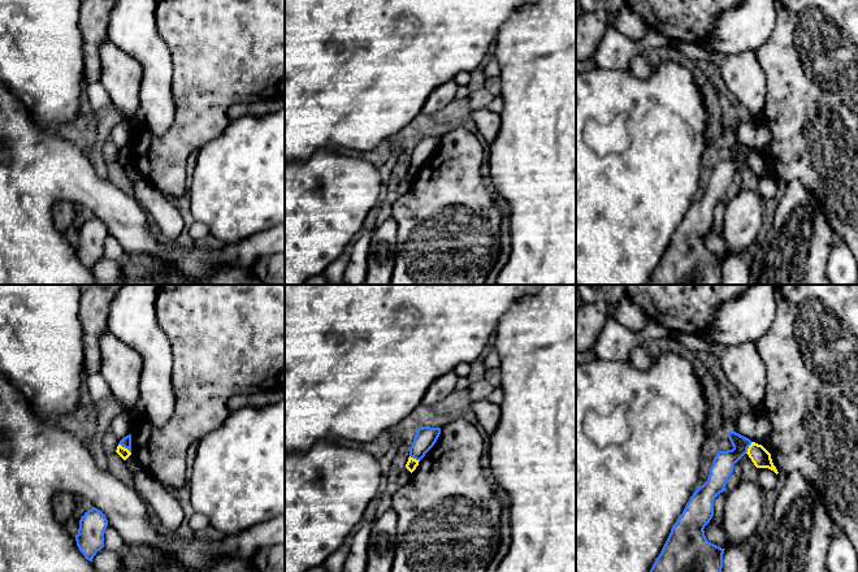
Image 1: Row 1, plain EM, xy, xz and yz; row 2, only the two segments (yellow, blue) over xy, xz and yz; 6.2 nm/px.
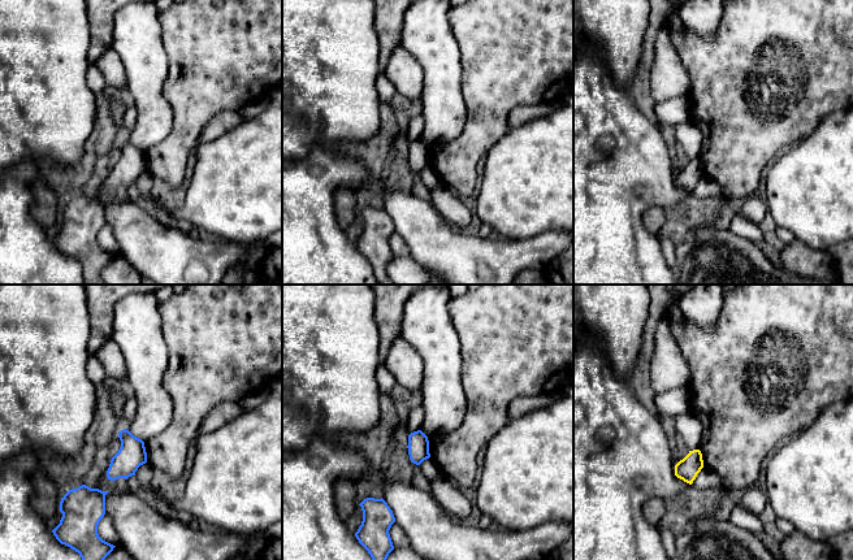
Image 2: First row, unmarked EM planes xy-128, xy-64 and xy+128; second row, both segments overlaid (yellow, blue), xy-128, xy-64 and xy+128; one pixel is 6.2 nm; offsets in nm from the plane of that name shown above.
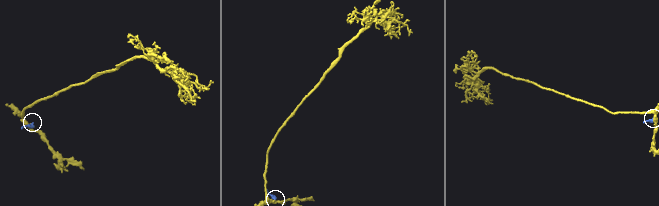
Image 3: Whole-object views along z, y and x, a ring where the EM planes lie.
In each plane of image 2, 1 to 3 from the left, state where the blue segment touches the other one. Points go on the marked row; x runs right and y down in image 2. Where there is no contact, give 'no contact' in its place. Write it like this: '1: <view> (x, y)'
1: no contact
2: no contact
3: no contact

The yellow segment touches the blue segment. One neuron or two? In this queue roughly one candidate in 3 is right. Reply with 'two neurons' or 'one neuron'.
two neurons

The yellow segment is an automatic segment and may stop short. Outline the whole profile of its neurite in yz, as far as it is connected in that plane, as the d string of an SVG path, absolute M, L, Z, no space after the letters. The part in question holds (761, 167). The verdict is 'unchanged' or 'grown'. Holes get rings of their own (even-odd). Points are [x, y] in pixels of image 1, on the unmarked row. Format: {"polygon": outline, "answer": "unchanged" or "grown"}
{"polygon": "M751 151L746 162L757 177L768 177L776 183L779 182L772 172L771 162L762 153Z", "answer": "unchanged"}

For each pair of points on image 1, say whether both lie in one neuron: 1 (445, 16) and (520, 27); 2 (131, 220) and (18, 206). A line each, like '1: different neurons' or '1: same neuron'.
1: different neurons
2: same neuron

